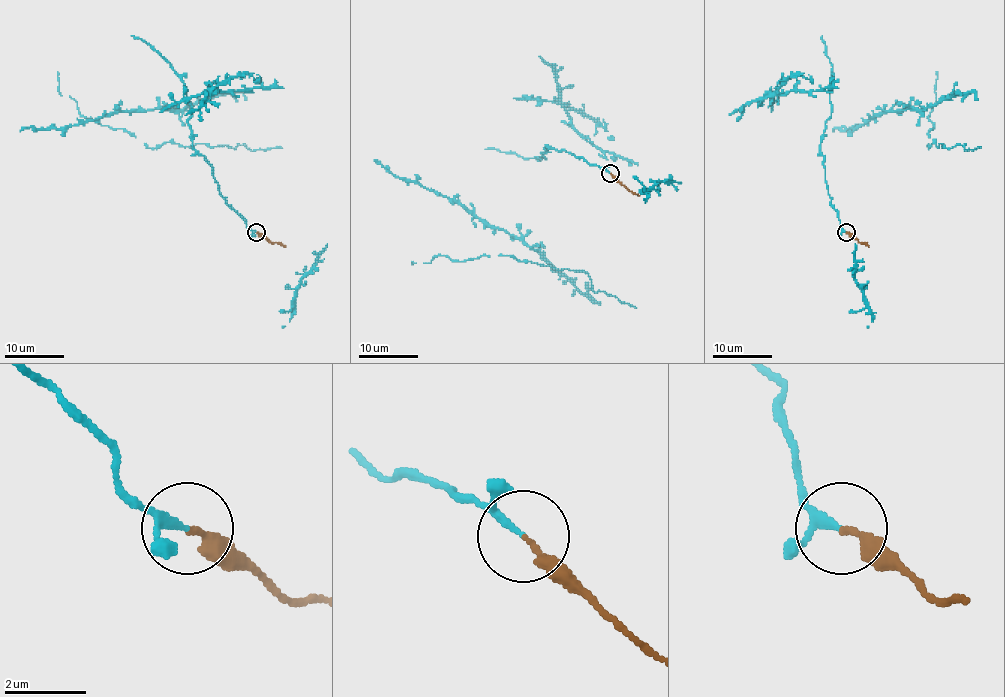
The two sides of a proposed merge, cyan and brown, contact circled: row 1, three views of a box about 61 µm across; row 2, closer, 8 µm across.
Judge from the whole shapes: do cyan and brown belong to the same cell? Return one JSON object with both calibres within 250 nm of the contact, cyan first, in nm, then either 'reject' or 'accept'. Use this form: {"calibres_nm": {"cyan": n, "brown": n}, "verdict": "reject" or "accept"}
{"calibres_nm": {"cyan": 140, "brown": 170}, "verdict": "accept"}

